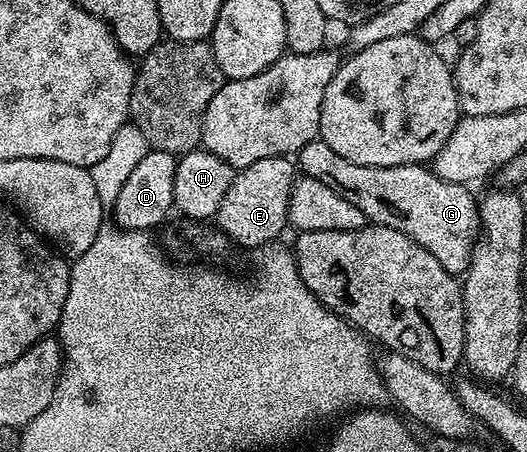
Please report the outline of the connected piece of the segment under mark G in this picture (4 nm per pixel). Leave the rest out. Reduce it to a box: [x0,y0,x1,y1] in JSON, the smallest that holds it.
[295,139,482,275]

